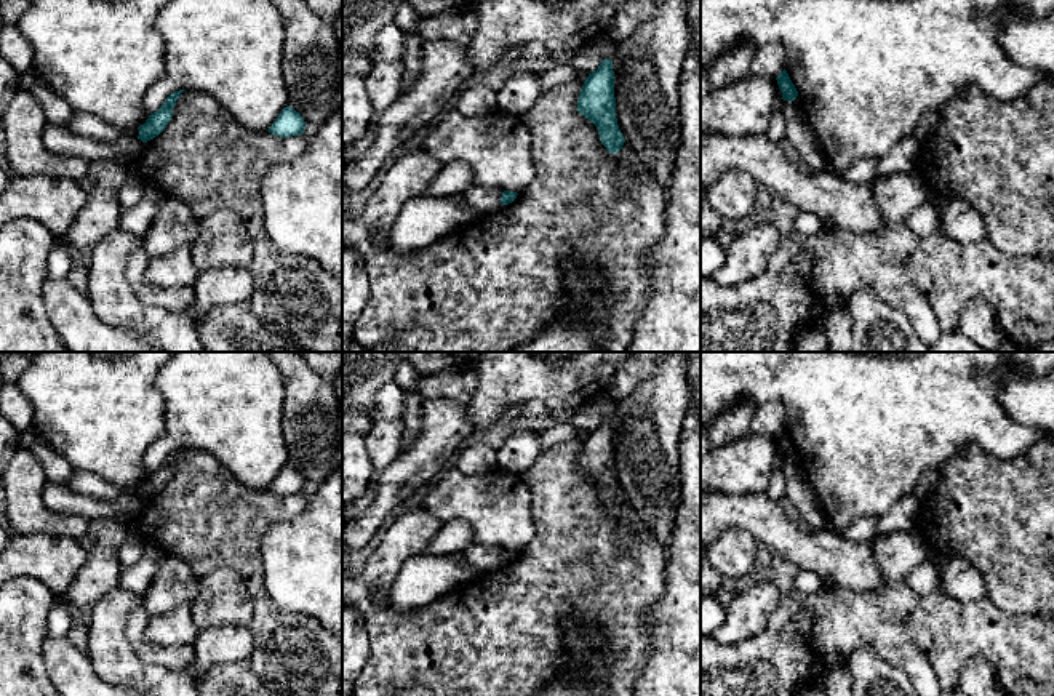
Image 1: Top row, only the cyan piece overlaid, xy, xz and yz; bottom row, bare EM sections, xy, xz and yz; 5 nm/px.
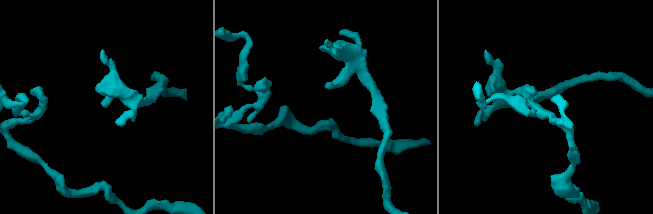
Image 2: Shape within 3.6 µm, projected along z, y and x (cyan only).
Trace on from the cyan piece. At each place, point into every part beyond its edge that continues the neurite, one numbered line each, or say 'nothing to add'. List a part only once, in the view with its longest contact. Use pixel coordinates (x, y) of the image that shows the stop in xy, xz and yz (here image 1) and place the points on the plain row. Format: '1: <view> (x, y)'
nothing to add

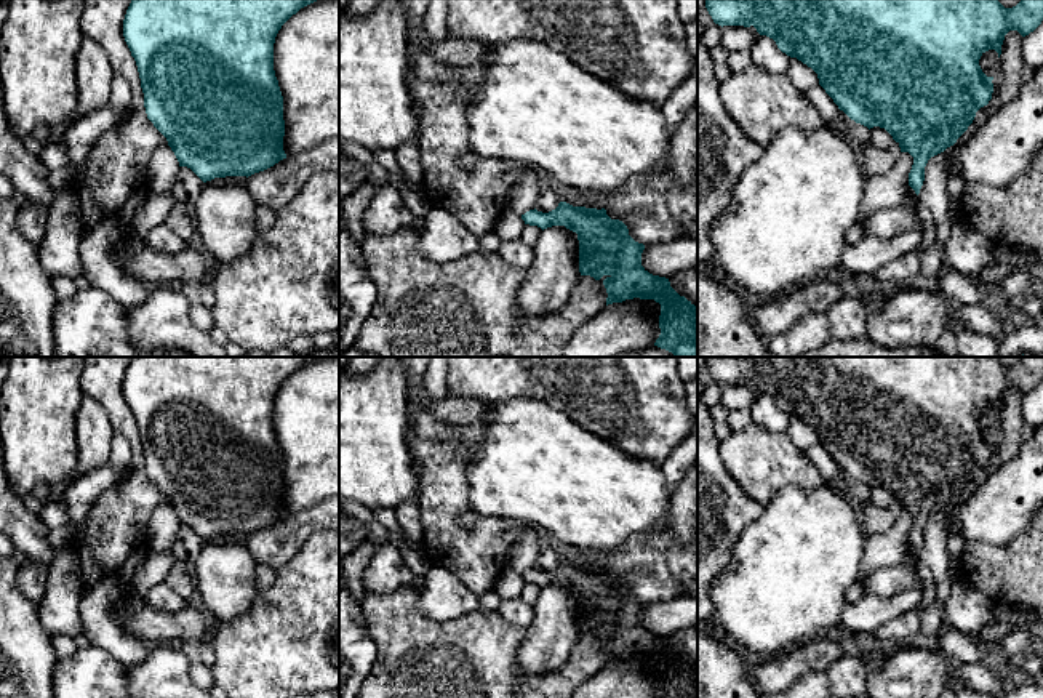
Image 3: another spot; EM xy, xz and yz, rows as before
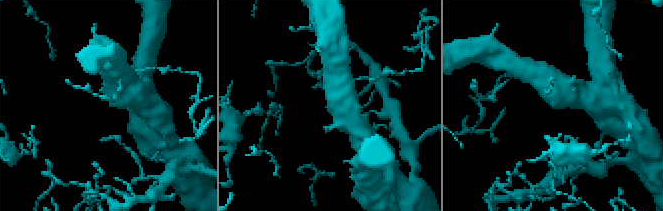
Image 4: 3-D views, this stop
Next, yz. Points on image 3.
1: yz (911, 559)

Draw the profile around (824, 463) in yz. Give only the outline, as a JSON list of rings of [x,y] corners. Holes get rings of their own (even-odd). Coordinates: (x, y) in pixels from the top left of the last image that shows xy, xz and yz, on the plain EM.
[[[821,443],[811,445],[806,450],[806,455],[825,480],[840,483],[838,464]]]

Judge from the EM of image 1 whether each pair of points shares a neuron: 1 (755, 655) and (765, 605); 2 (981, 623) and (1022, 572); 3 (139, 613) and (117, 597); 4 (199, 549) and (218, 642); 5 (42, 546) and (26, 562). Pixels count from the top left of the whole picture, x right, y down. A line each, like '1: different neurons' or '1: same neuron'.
1: different neurons
2: different neurons
3: different neurons
4: different neurons
5: same neuron

